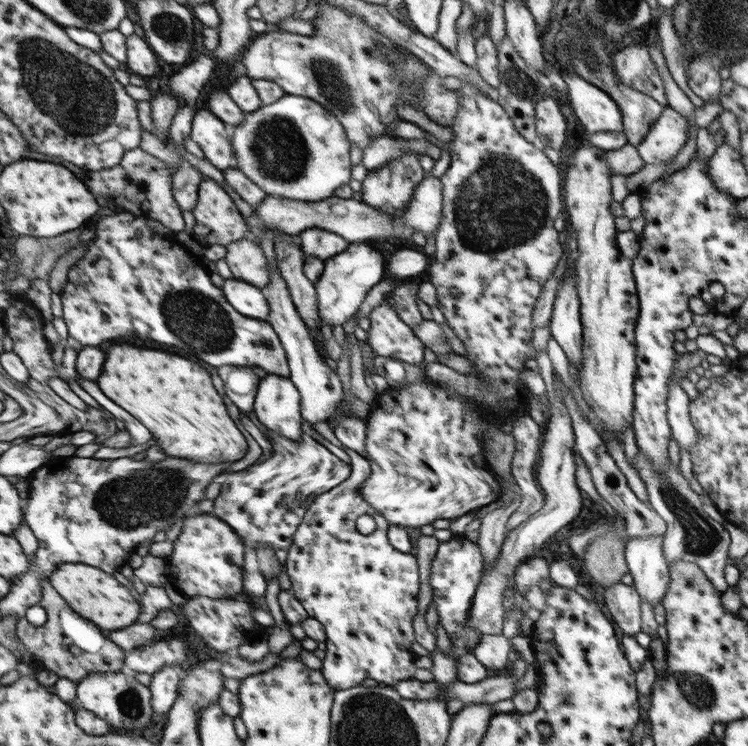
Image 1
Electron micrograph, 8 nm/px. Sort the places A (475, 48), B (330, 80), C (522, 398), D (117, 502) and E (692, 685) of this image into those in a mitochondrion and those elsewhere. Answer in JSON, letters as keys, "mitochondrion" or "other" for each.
{"A":"other","B":"mitochondrion","C":"other","D":"mitochondrion","E":"mitochondrion"}

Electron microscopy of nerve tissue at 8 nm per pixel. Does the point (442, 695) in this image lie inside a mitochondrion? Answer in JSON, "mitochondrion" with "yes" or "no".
{"mitochondrion":"no"}

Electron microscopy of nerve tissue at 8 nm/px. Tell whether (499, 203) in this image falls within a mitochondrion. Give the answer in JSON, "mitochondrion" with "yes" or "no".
{"mitochondrion":"yes"}

